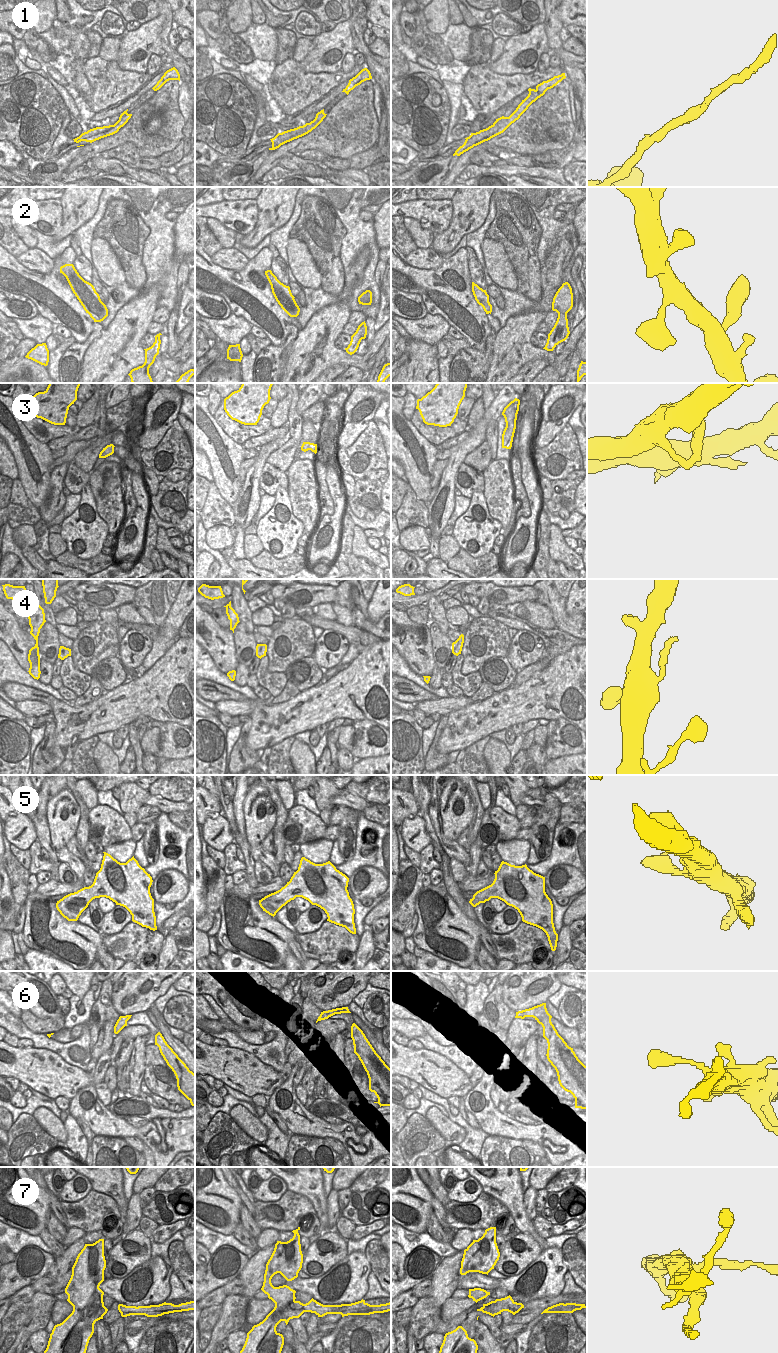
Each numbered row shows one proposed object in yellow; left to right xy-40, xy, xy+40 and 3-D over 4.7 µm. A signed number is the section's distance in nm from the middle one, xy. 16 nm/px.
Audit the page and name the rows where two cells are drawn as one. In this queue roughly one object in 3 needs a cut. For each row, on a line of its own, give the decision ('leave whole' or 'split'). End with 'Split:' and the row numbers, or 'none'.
1: leave whole
2: leave whole
3: split
4: leave whole
5: leave whole
6: leave whole
7: split
Split: 3, 7

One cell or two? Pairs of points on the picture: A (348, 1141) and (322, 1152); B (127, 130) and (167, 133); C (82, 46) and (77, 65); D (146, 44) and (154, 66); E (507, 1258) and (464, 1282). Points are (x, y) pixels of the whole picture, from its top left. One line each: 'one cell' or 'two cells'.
A: two cells
B: one cell
C: two cells
D: two cells
E: two cells

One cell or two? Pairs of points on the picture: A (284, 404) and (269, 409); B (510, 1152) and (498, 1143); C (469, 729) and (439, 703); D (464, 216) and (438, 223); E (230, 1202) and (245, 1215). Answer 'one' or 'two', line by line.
A: two
B: one
C: two
D: two
E: two

